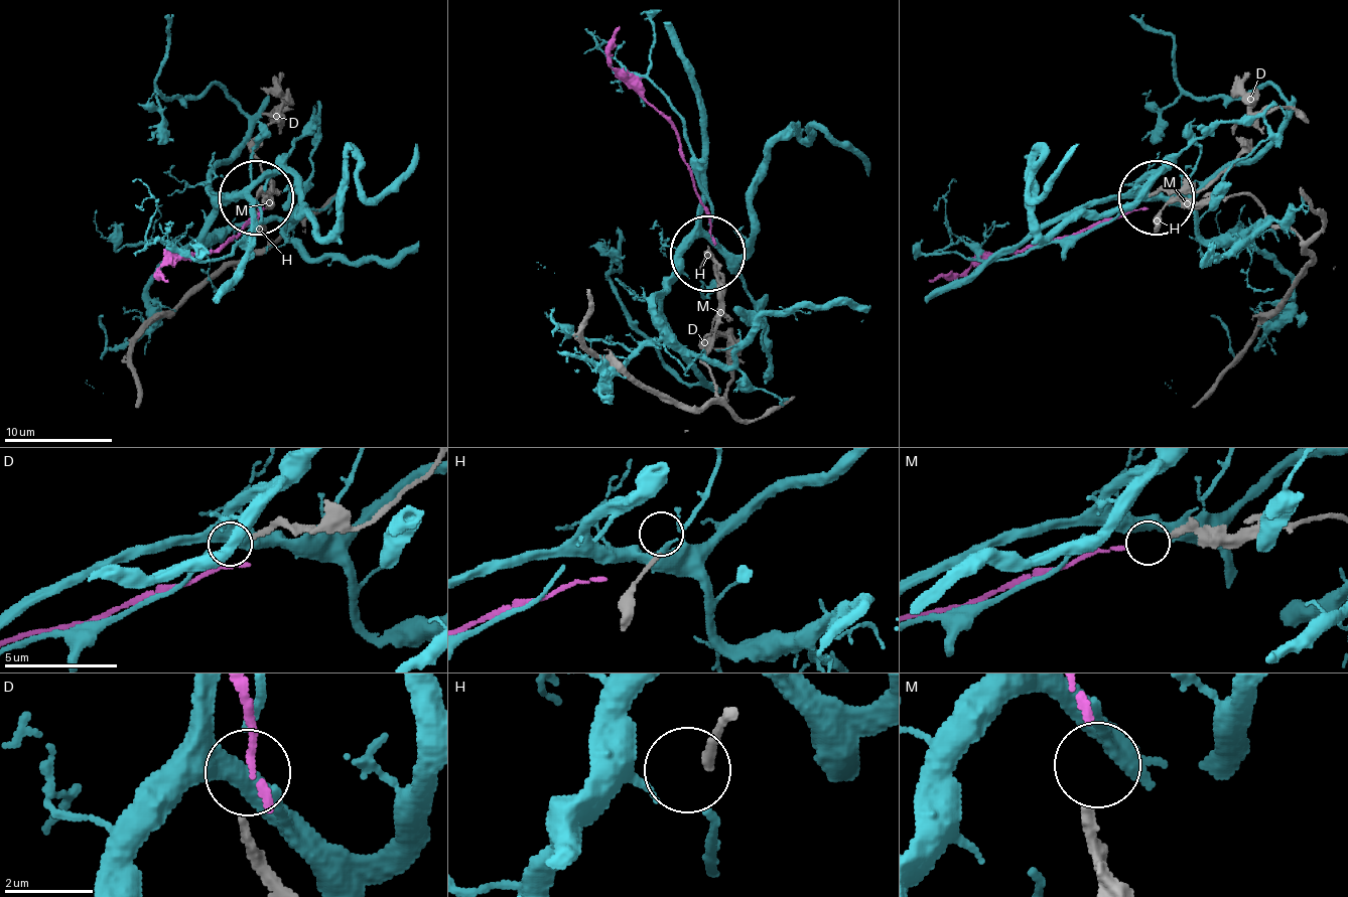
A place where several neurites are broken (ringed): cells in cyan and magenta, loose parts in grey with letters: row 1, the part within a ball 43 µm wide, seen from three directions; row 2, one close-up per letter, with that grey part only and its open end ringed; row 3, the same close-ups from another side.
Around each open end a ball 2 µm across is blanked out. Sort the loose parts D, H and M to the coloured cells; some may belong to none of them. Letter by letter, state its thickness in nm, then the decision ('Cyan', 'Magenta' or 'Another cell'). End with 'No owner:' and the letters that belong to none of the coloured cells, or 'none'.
D: Thickness 180 nm. Another cell
H: Thickness 200 nm. Another cell
M: Thickness 280 nm. Magenta
No owner: D, H

